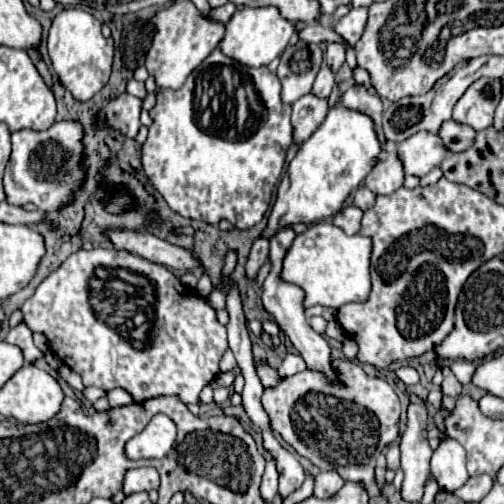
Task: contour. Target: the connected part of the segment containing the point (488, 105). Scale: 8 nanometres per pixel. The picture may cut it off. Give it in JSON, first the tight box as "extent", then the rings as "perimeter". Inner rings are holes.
{"extent":[453,79,503,131],"perimeter":[[[477,79],[457,101],[453,109],[453,119],[457,123],[469,125],[475,131],[483,131],[493,125],[493,113],[501,99],[503,83],[501,79]]]}

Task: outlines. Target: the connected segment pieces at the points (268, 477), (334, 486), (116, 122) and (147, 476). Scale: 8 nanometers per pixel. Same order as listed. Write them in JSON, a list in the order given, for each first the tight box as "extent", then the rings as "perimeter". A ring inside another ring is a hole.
[{"extent":[261,459,277,503],"perimeter":[[[267,459],[267,467],[265,467],[265,473],[263,473],[263,483],[261,483],[261,495],[267,503],[273,501],[273,497],[277,495],[277,467],[275,467],[275,459]]]},{"extent":[315,471,345,499],"perimeter":[[[321,471],[315,477],[315,497],[327,499],[327,497],[335,495],[335,491],[339,491],[343,485],[345,485],[345,481],[335,471]]]},{"extent":[105,93,143,137],"perimeter":[[[123,93],[117,99],[109,101],[109,105],[105,107],[109,125],[119,129],[127,137],[135,137],[141,129],[141,121],[139,121],[141,105],[143,105],[143,99],[135,99],[129,93]]]},{"extent":[123,467,159,493],"perimeter":[[[139,467],[129,469],[123,479],[123,493],[137,493],[137,491],[151,491],[159,487],[159,473],[153,467]]]}]

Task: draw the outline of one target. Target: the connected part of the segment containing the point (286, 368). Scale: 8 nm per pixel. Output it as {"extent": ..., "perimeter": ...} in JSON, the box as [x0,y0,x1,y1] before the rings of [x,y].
{"extent":[278,353,307,378],"perimeter":[[[289,353],[285,356],[282,364],[278,368],[278,373],[281,378],[285,378],[305,369],[307,369],[307,366],[303,358],[299,354]]]}

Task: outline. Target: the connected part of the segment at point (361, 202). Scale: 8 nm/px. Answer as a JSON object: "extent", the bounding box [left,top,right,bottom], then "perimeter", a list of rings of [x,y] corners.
{"extent":[353,185,375,209],"perimeter":[[[361,185],[357,191],[355,191],[355,197],[353,197],[353,201],[355,201],[355,205],[359,207],[359,209],[369,209],[373,203],[375,203],[375,193],[373,191],[369,191],[365,185]]]}

